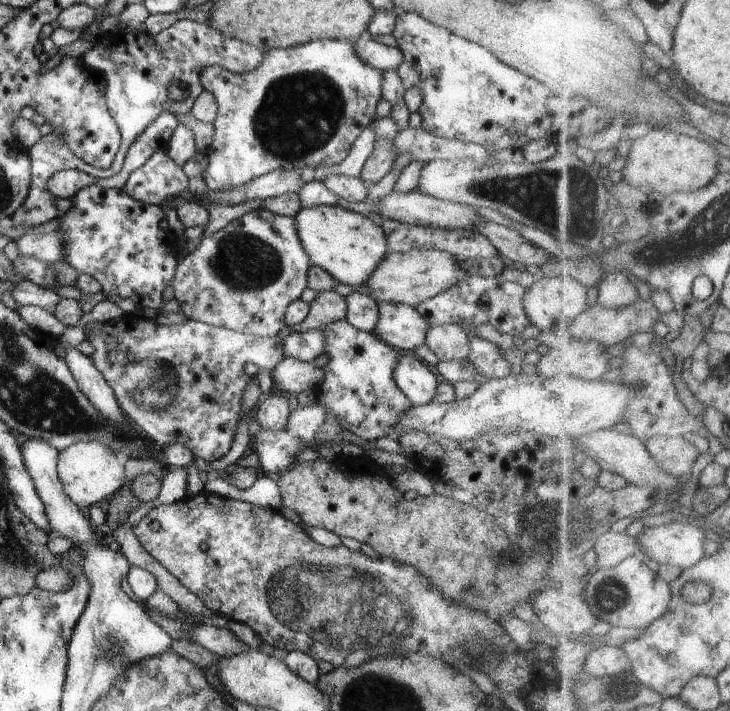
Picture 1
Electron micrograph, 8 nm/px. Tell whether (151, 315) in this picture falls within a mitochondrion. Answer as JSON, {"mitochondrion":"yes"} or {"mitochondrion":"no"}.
{"mitochondrion":"no"}

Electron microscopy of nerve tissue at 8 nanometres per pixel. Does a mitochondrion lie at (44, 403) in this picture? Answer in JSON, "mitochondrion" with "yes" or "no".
{"mitochondrion":"yes"}

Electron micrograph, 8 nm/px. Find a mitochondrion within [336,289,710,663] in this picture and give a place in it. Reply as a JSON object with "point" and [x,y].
{"point":[544,528]}

